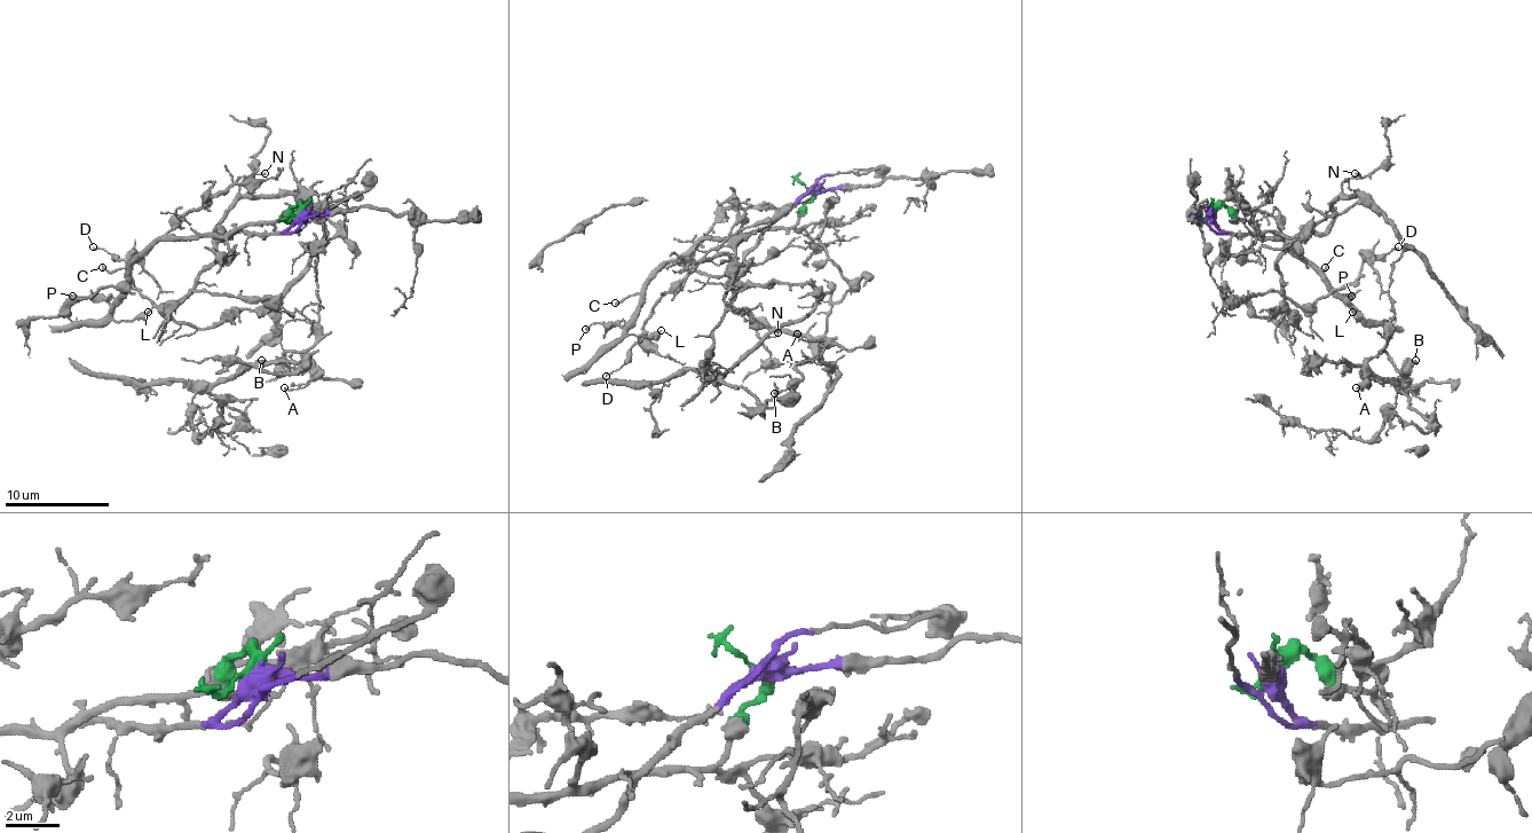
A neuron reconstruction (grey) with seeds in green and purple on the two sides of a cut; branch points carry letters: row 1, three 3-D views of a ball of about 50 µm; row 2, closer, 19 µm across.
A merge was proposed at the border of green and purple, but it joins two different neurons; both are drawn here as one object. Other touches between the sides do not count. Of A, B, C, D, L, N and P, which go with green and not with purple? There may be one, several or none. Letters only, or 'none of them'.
C, L, P

